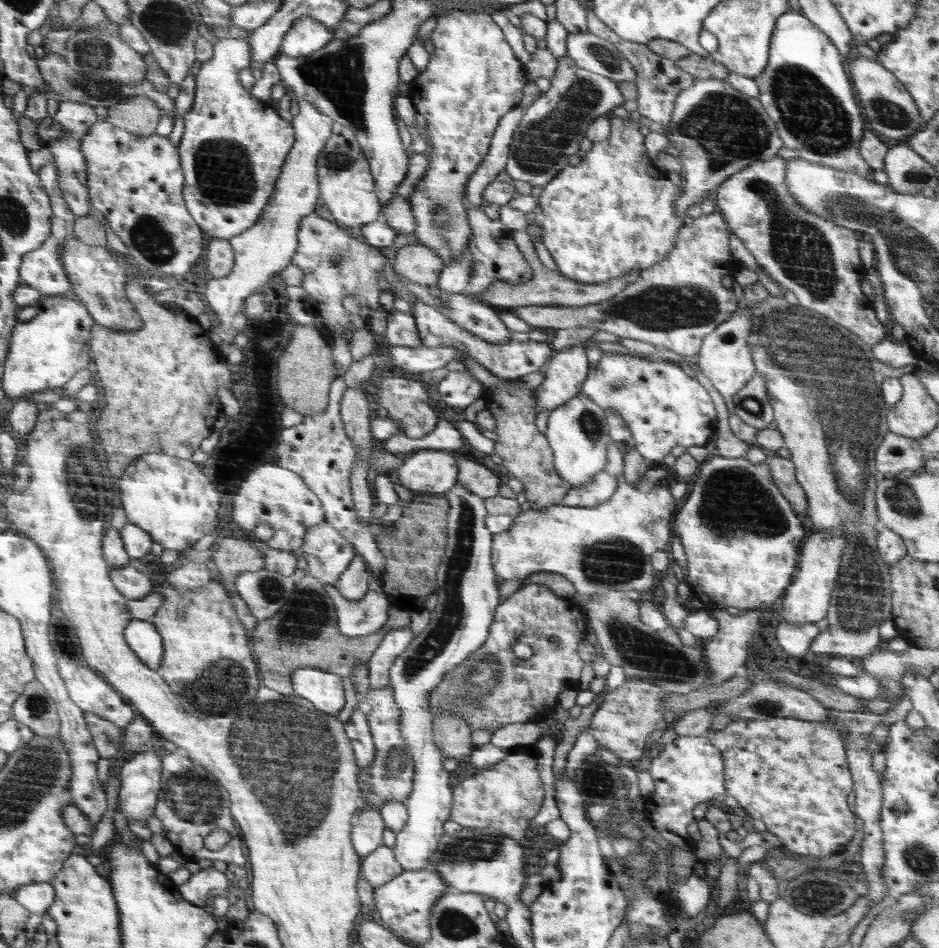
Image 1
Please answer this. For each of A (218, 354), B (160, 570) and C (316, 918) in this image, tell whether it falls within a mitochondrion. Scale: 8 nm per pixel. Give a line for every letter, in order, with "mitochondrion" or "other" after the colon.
A: other
B: other
C: other

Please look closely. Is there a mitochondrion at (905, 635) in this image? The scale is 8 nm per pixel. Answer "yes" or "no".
no

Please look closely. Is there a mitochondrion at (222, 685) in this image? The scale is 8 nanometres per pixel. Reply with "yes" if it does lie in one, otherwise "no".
yes

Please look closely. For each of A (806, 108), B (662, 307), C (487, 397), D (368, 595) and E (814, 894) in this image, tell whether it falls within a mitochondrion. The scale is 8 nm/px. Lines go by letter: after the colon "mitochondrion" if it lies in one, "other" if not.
A: mitochondrion
B: mitochondrion
C: other
D: other
E: mitochondrion

